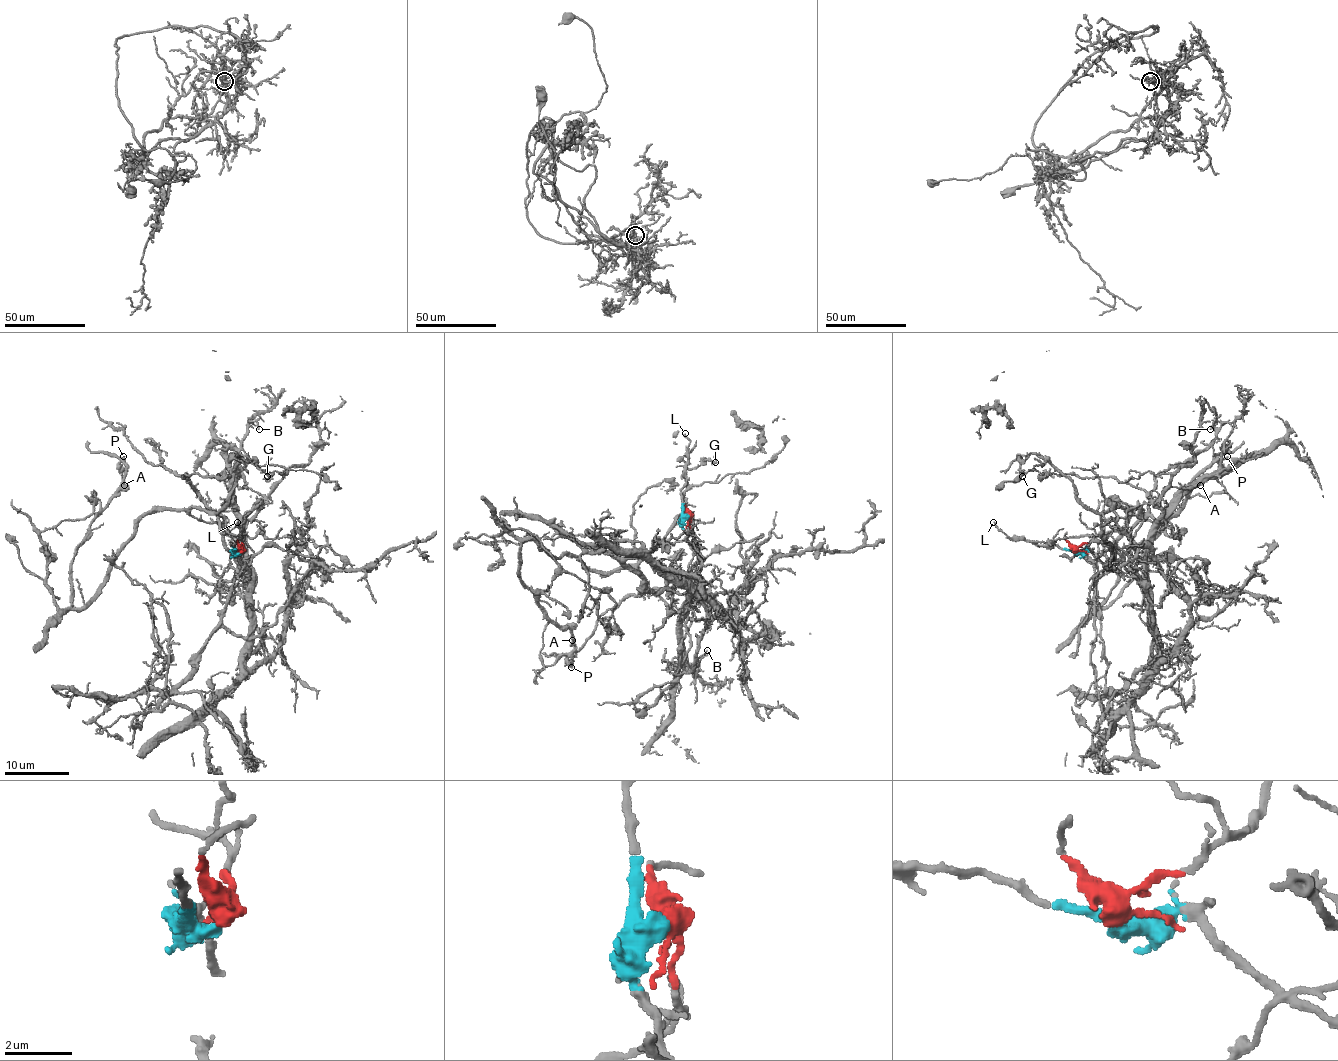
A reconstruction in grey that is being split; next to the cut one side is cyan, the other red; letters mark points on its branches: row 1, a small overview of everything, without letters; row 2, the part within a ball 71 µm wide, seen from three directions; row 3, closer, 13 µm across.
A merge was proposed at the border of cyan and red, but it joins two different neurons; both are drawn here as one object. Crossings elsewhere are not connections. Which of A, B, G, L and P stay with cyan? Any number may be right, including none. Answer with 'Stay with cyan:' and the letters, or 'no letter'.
Stay with cyan: B, L

